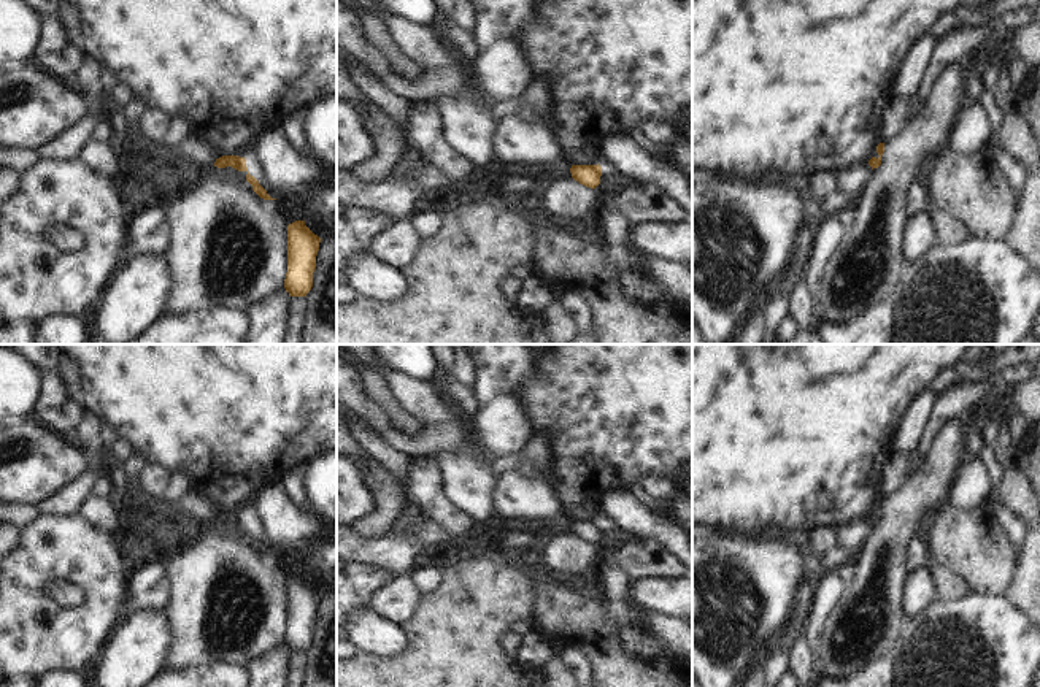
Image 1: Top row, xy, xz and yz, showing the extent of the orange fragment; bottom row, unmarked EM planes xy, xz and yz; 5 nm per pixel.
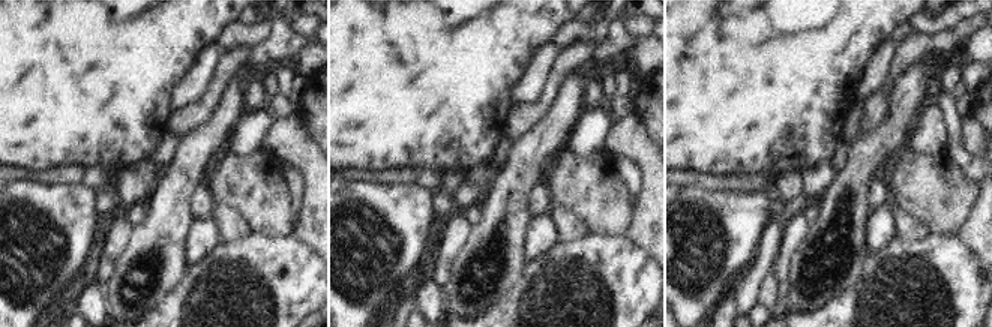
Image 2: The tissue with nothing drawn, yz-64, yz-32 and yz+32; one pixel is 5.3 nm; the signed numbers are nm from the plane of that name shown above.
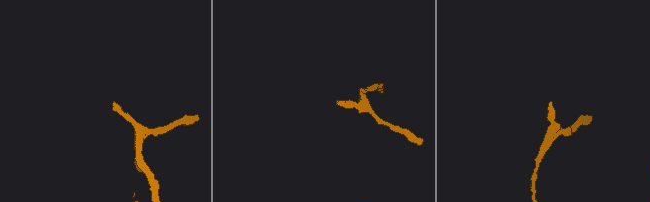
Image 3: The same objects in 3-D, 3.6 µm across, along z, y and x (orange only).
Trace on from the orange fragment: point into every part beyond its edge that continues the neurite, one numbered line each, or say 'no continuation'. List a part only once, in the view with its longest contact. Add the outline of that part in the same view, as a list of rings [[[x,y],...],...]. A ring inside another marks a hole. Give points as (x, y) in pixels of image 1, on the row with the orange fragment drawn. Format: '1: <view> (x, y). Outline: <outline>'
no continuation.

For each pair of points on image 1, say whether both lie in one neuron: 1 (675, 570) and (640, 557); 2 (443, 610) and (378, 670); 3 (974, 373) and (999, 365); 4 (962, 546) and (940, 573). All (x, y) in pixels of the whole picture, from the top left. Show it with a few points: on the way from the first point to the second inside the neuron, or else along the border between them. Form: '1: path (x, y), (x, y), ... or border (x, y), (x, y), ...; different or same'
1: path (667, 565), (653, 564), (648, 559); same
2: path (439, 630), (399, 670); same
3: path (980, 372), (993, 365); same
4: border (929, 556), (955, 573), (970, 592); different

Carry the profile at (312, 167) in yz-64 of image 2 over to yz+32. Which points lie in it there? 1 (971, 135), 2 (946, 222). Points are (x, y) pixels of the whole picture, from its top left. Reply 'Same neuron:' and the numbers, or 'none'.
Same neuron: 1

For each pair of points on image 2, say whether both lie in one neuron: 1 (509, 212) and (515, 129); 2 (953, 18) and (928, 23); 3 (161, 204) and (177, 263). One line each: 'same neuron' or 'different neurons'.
1: different neurons
2: same neuron
3: same neuron

